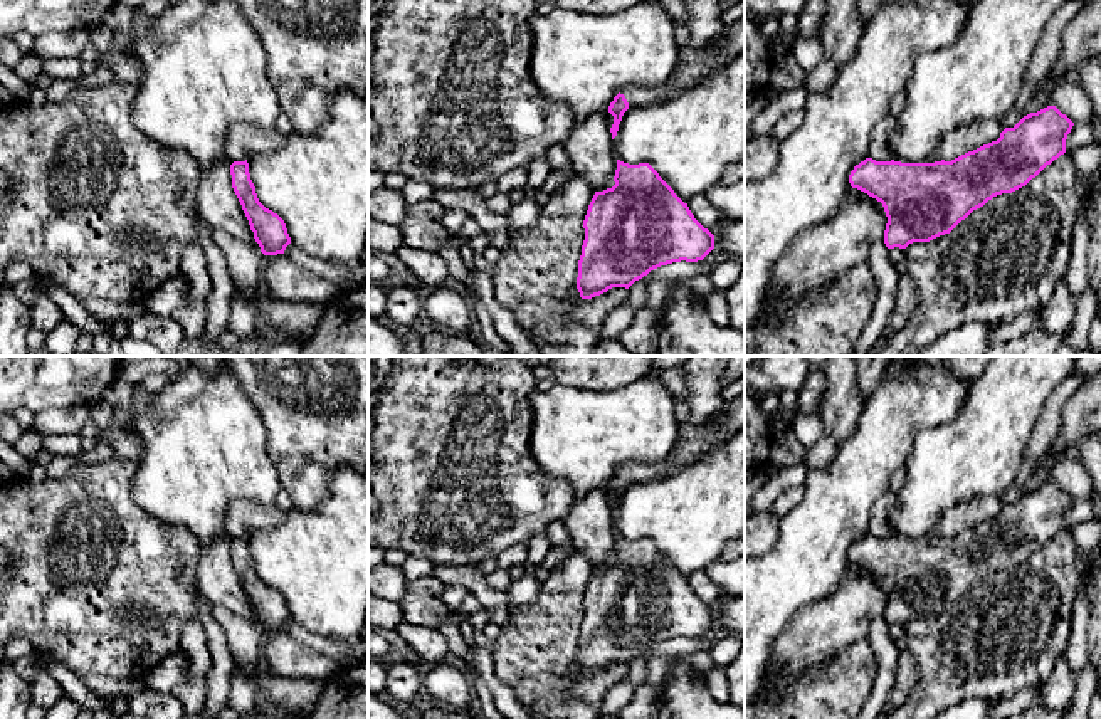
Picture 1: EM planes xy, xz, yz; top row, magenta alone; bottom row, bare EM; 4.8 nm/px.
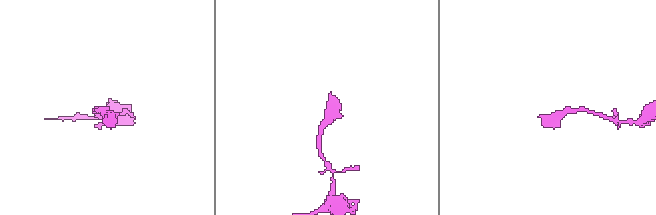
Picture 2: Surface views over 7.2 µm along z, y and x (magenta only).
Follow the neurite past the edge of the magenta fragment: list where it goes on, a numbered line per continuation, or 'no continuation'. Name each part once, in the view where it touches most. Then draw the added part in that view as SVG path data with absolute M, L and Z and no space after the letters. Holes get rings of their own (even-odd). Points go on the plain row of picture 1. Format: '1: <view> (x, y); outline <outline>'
1: xz (636, 472); outline M666 459L659 462L652 462L652 464L627 462L620 467L620 470L625 472L629 479L629 485L630 485L630 484L647 482L647 480L661 477L666 465L667 465Z

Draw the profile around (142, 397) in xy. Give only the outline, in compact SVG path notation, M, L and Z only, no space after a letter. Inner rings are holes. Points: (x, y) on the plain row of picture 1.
M134 386L134 401L133 401L133 407L129 410L131 413L129 413L129 418L126 420L124 427L119 432L123 432L123 433L129 433L131 432L134 418L143 410L146 410L150 407L151 398L153 398L153 393L146 391L141 386Z

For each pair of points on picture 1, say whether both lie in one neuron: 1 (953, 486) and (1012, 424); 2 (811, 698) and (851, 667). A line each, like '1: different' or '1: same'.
1: same
2: same

